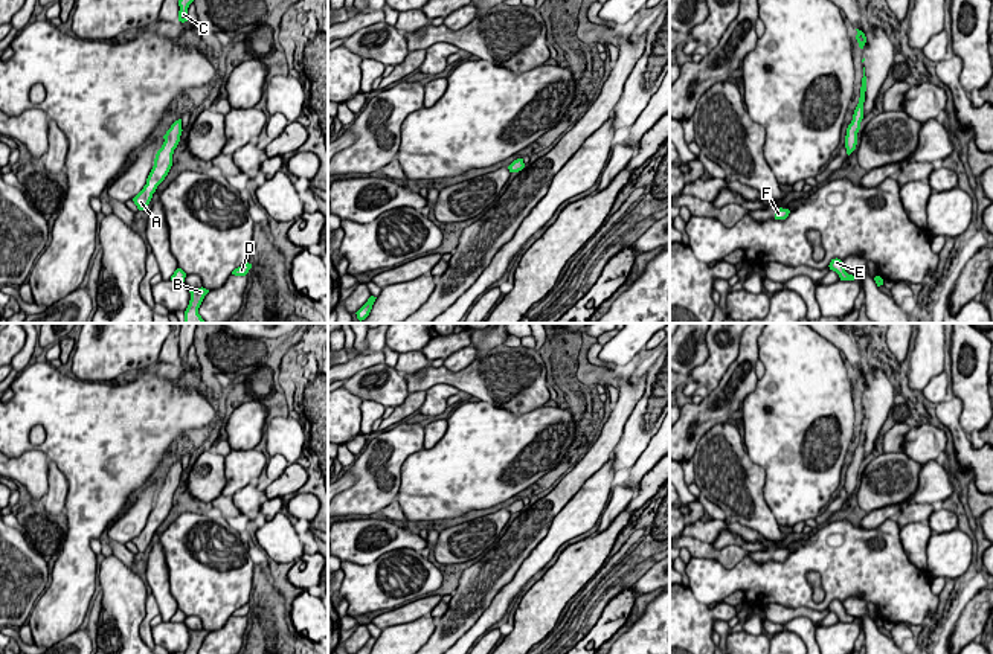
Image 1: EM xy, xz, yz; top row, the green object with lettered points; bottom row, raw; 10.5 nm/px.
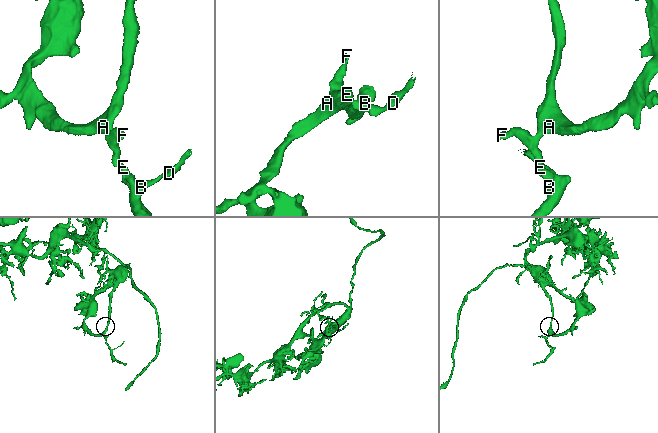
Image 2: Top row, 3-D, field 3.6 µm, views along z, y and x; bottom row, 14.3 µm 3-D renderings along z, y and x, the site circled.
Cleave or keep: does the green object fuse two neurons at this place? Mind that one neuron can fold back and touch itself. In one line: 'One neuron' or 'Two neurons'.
One neuron

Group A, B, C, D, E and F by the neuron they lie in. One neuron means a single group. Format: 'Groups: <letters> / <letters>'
Groups: A B C D E F

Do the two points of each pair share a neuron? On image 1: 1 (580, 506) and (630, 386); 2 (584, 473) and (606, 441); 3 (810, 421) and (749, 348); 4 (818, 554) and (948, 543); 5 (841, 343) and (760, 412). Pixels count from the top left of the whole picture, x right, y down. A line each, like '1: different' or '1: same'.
1: different
2: same
3: different
4: different
5: different

